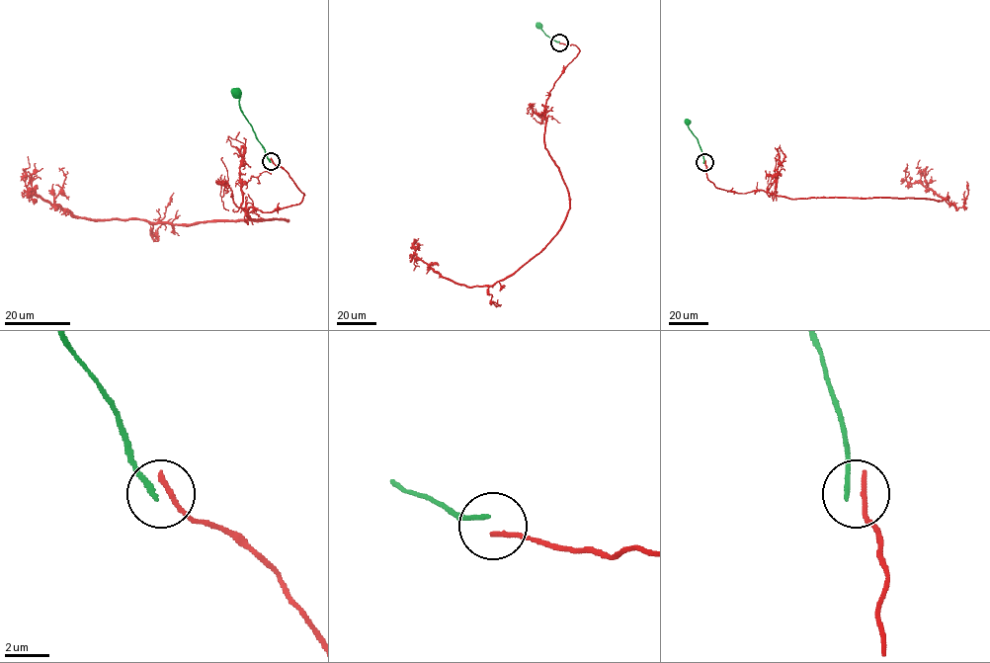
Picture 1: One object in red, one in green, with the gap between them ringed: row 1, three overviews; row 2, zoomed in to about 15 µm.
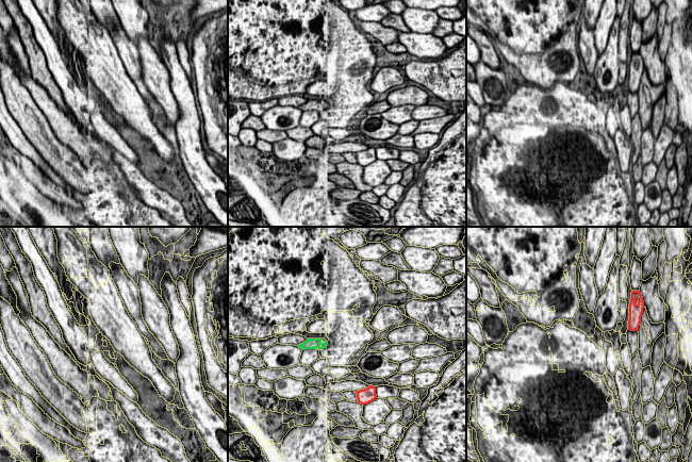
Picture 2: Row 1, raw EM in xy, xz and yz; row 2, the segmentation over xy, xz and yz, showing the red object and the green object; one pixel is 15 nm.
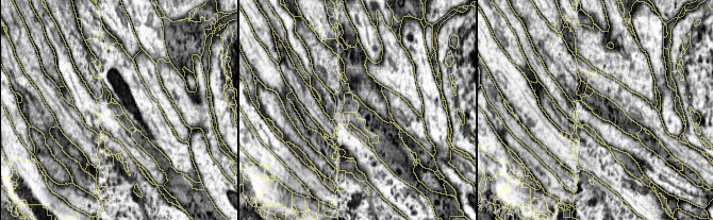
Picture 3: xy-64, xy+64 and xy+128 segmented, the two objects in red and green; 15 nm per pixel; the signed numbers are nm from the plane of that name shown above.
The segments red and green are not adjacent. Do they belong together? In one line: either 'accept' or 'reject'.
reject

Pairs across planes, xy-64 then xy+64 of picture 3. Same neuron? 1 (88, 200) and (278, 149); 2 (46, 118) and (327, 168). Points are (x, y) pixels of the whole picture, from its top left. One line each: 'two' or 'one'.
1: two
2: one

